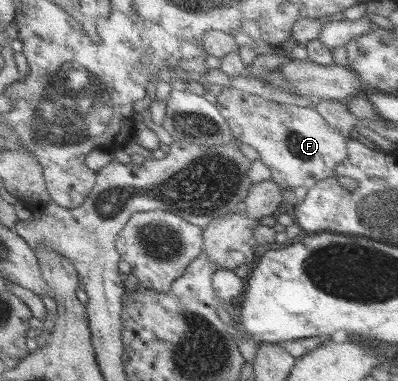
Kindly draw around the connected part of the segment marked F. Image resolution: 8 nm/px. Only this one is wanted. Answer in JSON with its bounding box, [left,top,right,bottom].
[214,85,349,190]

